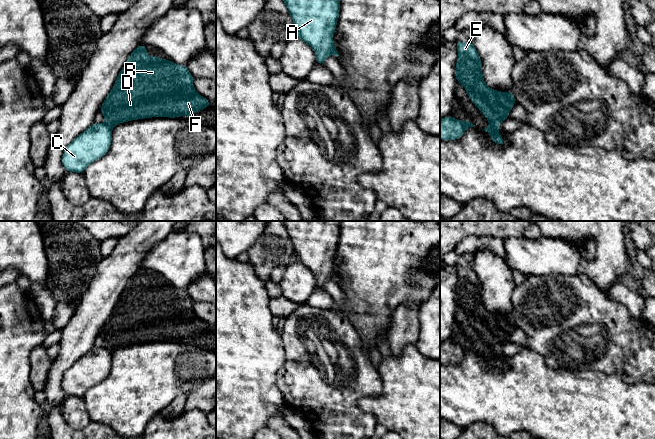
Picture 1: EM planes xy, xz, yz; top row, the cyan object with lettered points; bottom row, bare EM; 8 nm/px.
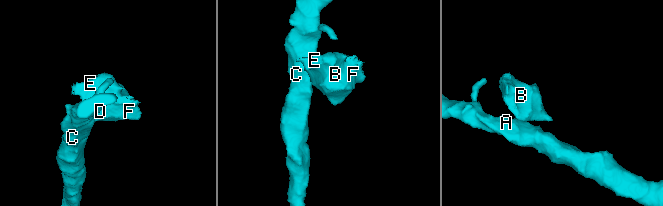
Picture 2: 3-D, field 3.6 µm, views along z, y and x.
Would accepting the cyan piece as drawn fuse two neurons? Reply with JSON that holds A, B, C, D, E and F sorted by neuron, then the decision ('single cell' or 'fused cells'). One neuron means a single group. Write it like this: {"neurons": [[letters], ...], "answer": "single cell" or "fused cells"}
{"neurons": [["A", "C"], ["B", "D", "E", "F"]], "answer": "fused cells"}

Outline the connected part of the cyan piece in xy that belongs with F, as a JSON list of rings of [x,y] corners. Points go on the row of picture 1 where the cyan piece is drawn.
[[[147,46],[136,47],[121,69],[113,88],[103,101],[100,112],[111,127],[153,117],[185,118],[209,107],[212,103],[193,86],[194,77],[185,65],[178,65],[153,55],[147,57]]]

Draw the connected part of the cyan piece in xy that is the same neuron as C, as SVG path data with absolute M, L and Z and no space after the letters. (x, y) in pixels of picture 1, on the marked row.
M93 123L64 149L61 162L66 172L83 174L86 167L105 156L112 142L112 127Z

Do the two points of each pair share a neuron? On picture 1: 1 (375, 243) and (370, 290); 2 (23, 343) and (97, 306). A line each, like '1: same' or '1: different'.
1: same
2: different

